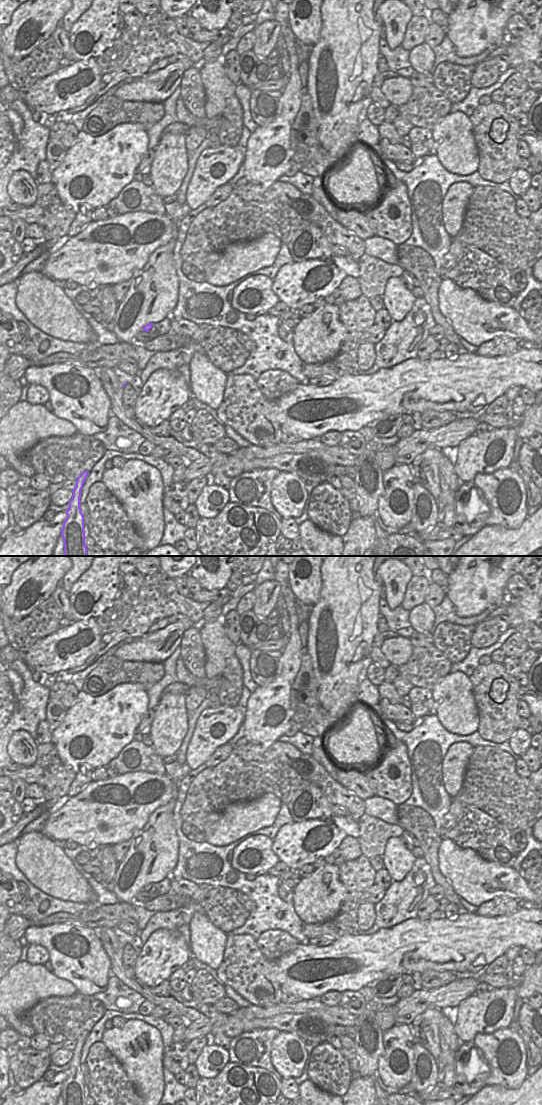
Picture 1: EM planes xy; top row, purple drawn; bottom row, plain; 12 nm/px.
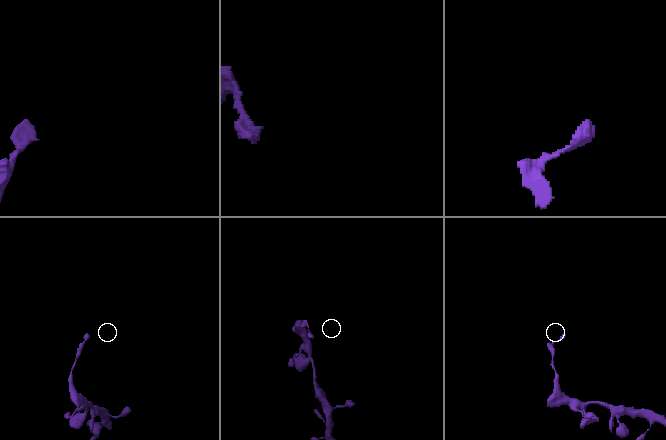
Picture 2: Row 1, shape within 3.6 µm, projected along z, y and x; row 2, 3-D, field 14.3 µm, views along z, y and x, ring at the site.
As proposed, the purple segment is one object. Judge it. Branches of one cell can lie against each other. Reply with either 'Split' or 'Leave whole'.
Leave whole

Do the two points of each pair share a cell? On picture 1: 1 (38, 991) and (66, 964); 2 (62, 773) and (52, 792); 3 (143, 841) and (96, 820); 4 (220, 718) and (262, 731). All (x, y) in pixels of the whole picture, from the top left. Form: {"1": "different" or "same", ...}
{"1": "different", "2": "same", "3": "different", "4": "different"}

